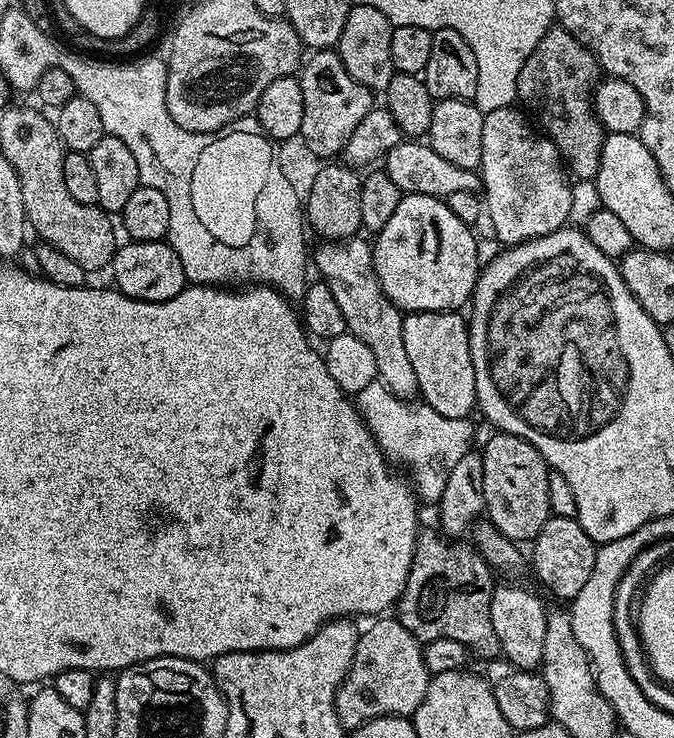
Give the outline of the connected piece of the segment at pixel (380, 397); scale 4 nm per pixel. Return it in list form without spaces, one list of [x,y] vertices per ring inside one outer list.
[[[379,378],[370,382],[366,390],[355,393],[354,403],[360,409],[361,418],[372,431],[372,436],[384,455],[393,465],[401,464],[396,466],[410,477],[411,487],[417,497],[421,501],[438,502],[442,498],[442,490],[448,477],[448,468],[440,460],[451,465],[458,462],[458,458],[462,458],[462,454],[466,454],[473,447],[473,421],[468,418],[442,418],[438,410],[426,403],[398,398]]]

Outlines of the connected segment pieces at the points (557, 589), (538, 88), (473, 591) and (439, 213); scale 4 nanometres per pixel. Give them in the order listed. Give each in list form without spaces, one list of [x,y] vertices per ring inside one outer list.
[[[549,515],[548,521],[540,527],[539,534],[530,544],[532,568],[546,591],[553,592],[564,602],[570,602],[590,579],[597,547],[596,541],[590,538],[590,534],[586,534],[586,530],[582,530],[578,521]]]
[[[553,26],[544,35],[542,42],[534,46],[534,54],[526,58],[522,74],[518,74],[516,94],[519,103],[533,117],[536,115],[540,119],[539,127],[543,135],[560,151],[565,169],[576,180],[595,181],[600,169],[600,155],[606,133],[593,113],[592,93],[601,72],[595,54],[578,37],[571,36],[562,27]]]
[[[421,531],[416,537],[410,574],[398,601],[398,618],[421,642],[454,638],[454,642],[462,642],[469,653],[476,655],[477,652],[482,661],[495,660],[501,651],[494,622],[490,622],[494,573],[475,547],[468,545],[467,548],[460,544],[464,542],[453,542],[433,532]]]
[[[410,193],[401,195],[398,202],[398,210],[394,210],[394,214],[390,218],[390,222],[386,222],[386,226],[382,226],[382,230],[375,233],[374,243],[372,244],[372,265],[378,274],[378,282],[382,286],[382,290],[386,294],[386,298],[390,298],[390,302],[394,302],[394,306],[399,308],[401,312],[407,314],[410,312],[455,312],[463,309],[471,301],[472,292],[476,288],[476,280],[480,276],[481,266],[478,264],[476,242],[477,233],[466,222],[462,222],[457,215],[450,210],[450,206],[438,196],[427,196],[426,194]]]

